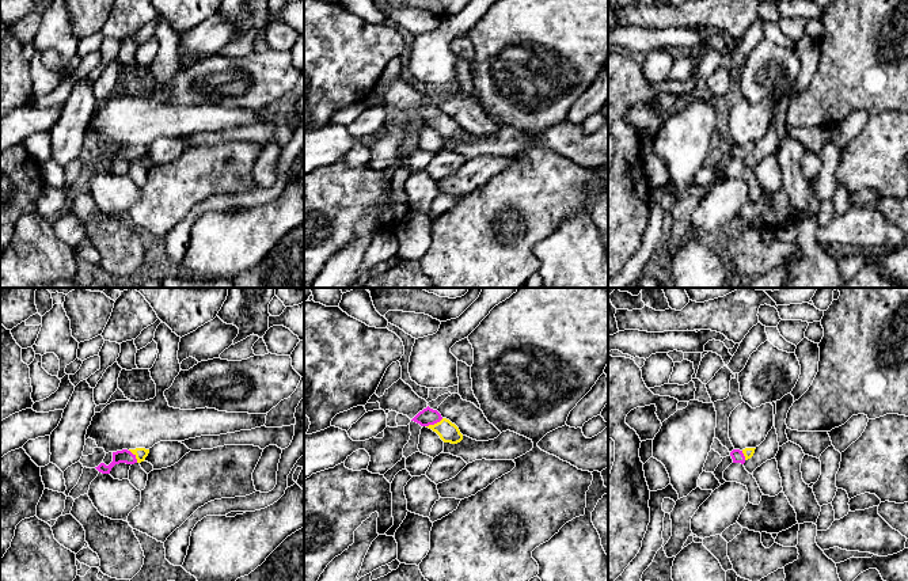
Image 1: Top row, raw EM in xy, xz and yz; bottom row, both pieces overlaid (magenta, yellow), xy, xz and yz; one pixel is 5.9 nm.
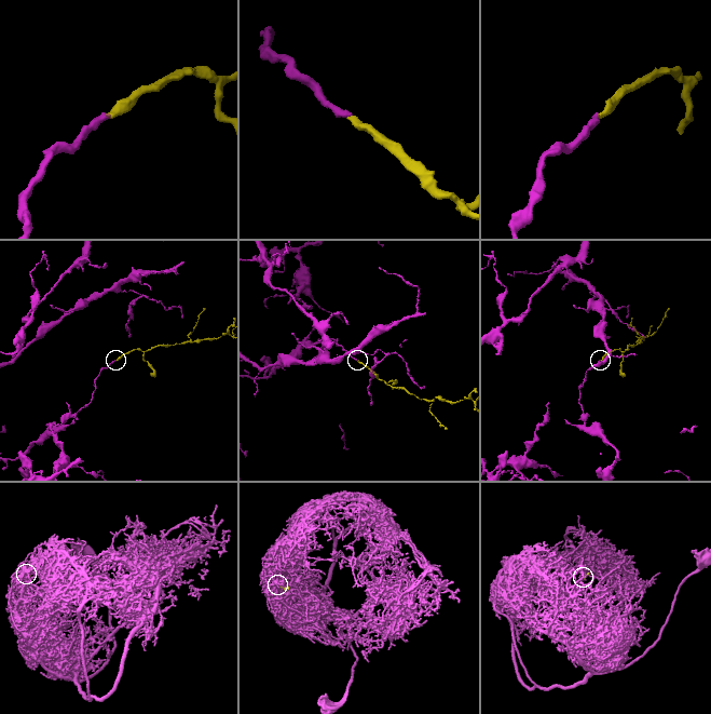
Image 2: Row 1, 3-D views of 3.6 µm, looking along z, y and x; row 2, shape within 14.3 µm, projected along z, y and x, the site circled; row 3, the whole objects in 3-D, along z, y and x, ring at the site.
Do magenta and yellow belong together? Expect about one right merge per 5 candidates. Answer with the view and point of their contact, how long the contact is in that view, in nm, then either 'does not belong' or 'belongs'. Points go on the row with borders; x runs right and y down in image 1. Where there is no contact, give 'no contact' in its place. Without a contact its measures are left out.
contact xz (434, 422); length 120 nm; belongs

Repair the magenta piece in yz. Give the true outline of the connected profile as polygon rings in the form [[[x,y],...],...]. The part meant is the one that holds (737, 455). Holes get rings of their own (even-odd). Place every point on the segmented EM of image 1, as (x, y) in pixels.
[[[745,448],[745,449],[742,449],[742,451],[740,451],[740,449],[733,449],[733,451],[730,452],[730,456],[732,456],[732,459],[733,459],[733,463],[741,463],[741,464],[744,464],[748,459],[751,459],[751,457],[753,456],[755,449],[756,449],[756,448]]]

